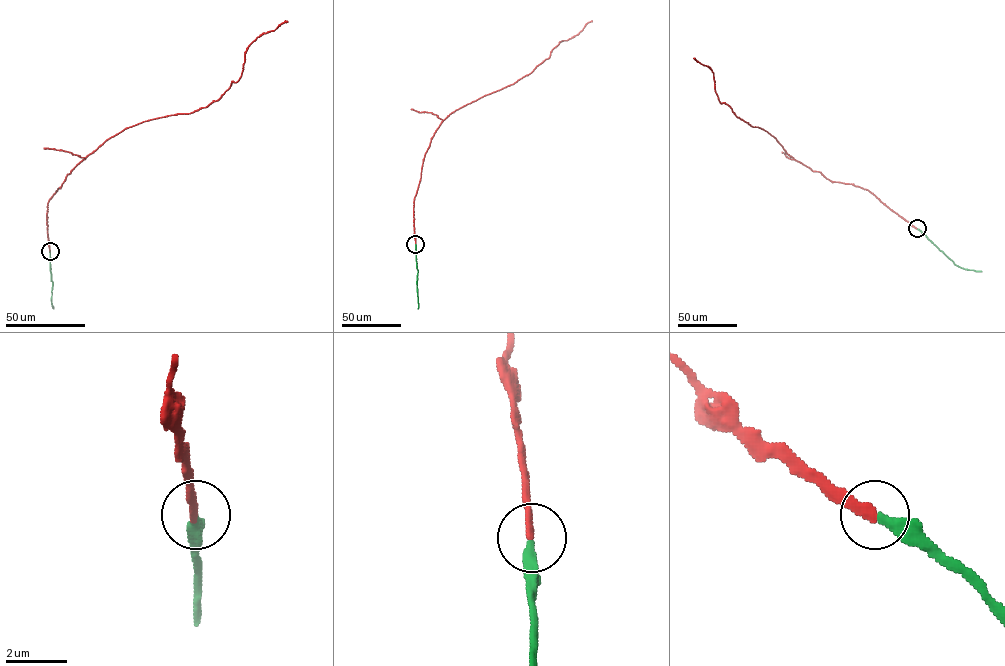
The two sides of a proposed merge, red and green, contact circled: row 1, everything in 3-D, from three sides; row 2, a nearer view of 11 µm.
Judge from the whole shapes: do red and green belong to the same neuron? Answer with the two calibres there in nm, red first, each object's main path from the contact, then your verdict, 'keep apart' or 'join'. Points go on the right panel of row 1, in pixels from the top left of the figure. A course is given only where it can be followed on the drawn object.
280 nm thick on the red side, 380 nm on the other; red runs (917, 228), (868, 190), (812, 171), (769, 133), (737, 116), (719, 101), (711, 70), (694, 58); green runs (917, 228), (955, 265), (982, 271); join

